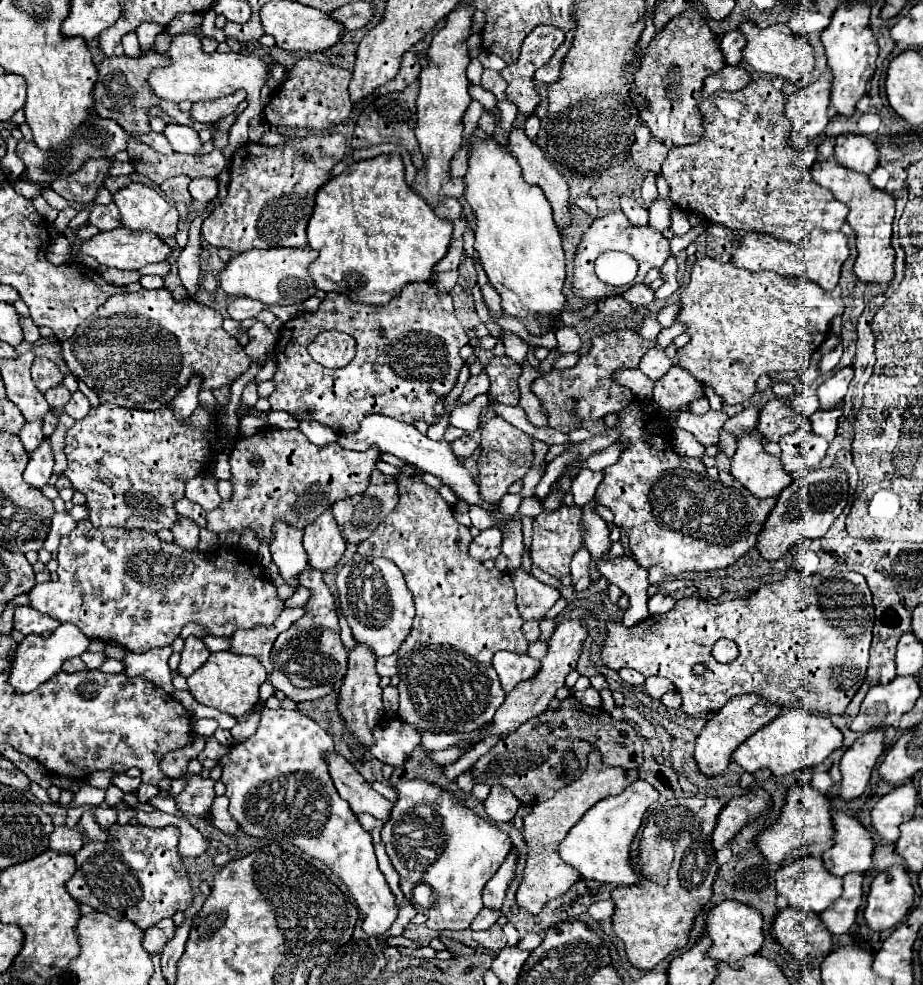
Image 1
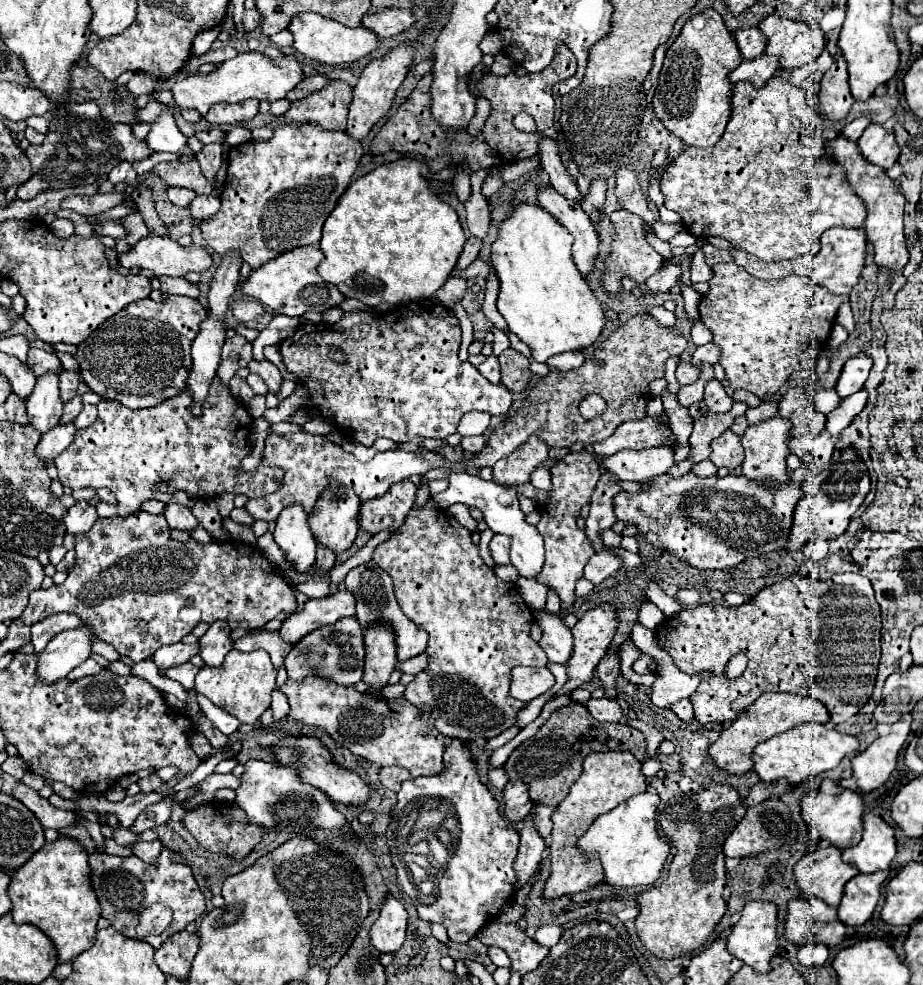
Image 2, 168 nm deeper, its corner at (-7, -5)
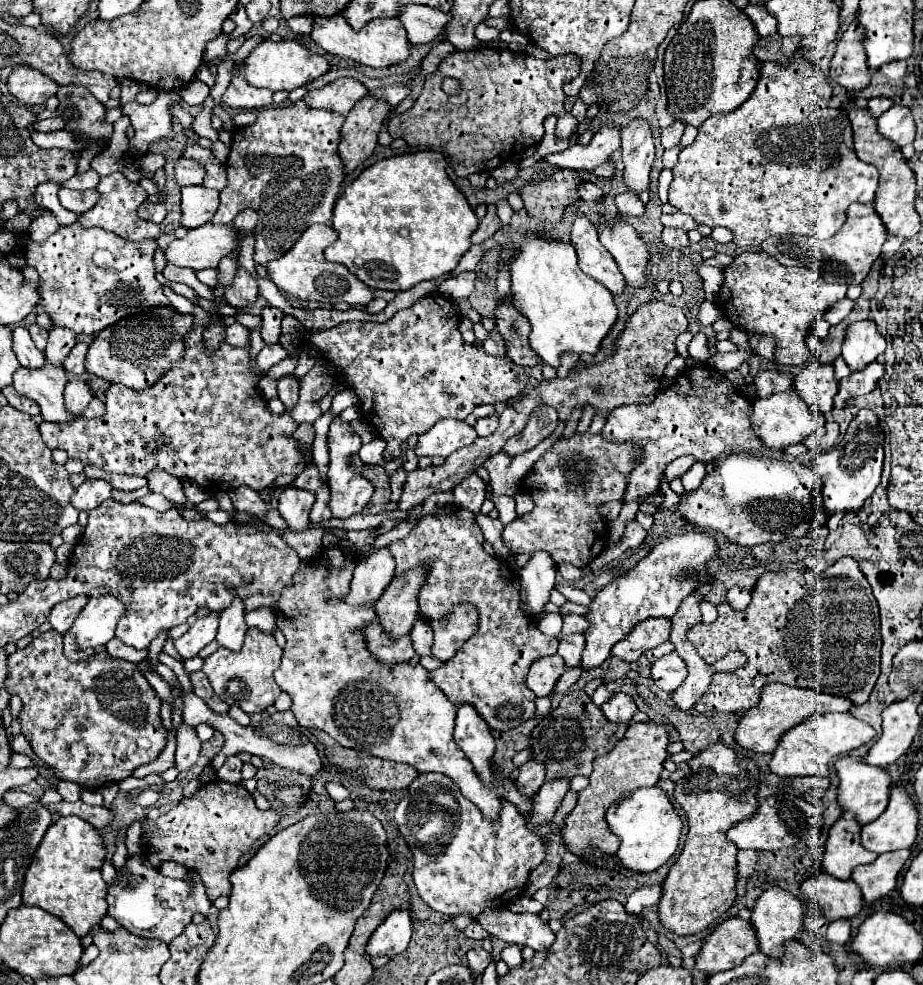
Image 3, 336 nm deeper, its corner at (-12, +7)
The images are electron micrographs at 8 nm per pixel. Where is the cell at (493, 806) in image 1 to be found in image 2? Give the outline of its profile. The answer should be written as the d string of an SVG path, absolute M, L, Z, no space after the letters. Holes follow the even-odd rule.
M508 781L504 787L504 815L510 823L518 823L528 817L532 801L528 799L528 787L520 781Z

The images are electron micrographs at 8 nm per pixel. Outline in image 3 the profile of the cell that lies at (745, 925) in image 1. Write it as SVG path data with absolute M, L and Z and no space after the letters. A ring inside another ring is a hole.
M769 887L757 899L757 903L753 907L753 915L751 915L751 923L757 931L761 951L769 957L783 957L783 953L785 953L783 943L789 939L797 939L801 935L805 915L807 915L807 909L795 895L791 895L789 891L785 891L781 887Z

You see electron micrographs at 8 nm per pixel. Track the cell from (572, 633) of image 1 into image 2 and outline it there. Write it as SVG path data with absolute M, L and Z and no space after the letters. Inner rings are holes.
M600 605L596 609L590 609L582 615L582 619L572 627L572 635L574 635L574 651L572 651L572 657L568 659L566 663L566 673L568 673L568 681L564 683L562 687L562 693L564 691L574 691L576 687L588 683L594 675L594 669L598 665L598 661L604 657L614 633L616 633L616 625L618 625L618 619L616 619L616 611L612 605Z

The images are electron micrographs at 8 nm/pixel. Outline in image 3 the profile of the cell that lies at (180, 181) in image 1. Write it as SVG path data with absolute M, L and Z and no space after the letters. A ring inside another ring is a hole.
M179 157L179 161L175 163L175 179L181 187L185 185L201 185L205 177L205 167L195 161L195 159L187 159L187 157Z

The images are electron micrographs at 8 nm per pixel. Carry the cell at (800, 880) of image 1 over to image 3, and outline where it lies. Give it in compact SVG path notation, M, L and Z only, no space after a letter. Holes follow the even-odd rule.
M839 817L829 829L823 869L837 879L851 879L853 867L873 863L875 859L877 853L861 845L861 823L857 819Z

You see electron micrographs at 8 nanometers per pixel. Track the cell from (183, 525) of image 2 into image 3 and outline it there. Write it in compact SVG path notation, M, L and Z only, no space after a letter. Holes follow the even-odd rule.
M161 469L149 471L149 475L145 475L145 479L147 479L147 487L151 493L161 493L163 497L167 497L171 503L177 503L177 505L183 505L187 501L183 495L181 481L173 475L169 475L167 471L161 471Z

